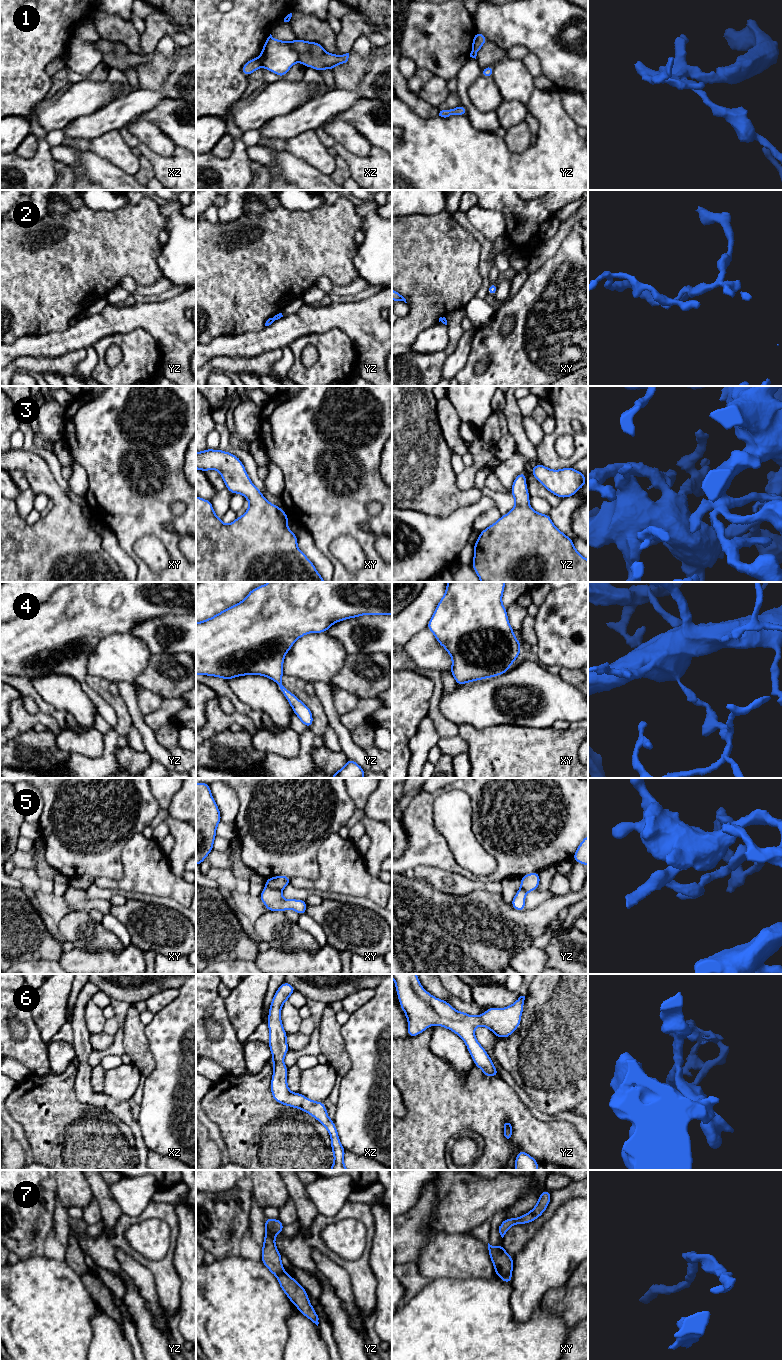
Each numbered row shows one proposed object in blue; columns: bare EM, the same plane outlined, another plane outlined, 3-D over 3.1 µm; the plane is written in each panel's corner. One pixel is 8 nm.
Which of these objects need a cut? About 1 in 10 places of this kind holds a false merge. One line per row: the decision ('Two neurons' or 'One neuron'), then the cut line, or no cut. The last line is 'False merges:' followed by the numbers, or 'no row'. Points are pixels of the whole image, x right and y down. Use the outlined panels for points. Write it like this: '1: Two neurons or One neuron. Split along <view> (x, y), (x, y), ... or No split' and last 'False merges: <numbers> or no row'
1: One neuron. No split
2: Two neurons. Split along yz (272, 318), (274, 320)
3: One neuron. No split
4: One neuron. No split
5: Two neurons. Split along xy (266, 886), (281, 891)
6: One neuron. No split
7: One neuron. No split
False merges: 2, 5

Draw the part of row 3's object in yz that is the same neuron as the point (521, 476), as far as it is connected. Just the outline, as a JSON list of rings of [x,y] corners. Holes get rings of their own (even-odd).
[[[523,471],[514,479],[511,494],[515,507],[495,523],[480,532],[474,546],[472,567],[481,582],[588,582],[588,560],[574,547],[571,538],[555,527],[548,514],[540,514],[531,508]]]

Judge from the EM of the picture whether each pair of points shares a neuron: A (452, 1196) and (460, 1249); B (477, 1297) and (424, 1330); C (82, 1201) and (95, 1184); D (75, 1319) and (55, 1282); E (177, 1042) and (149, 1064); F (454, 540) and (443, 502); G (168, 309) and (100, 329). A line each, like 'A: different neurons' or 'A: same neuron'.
A: different neurons
B: same neuron
C: different neurons
D: same neuron
E: different neurons
F: different neurons
G: same neuron

